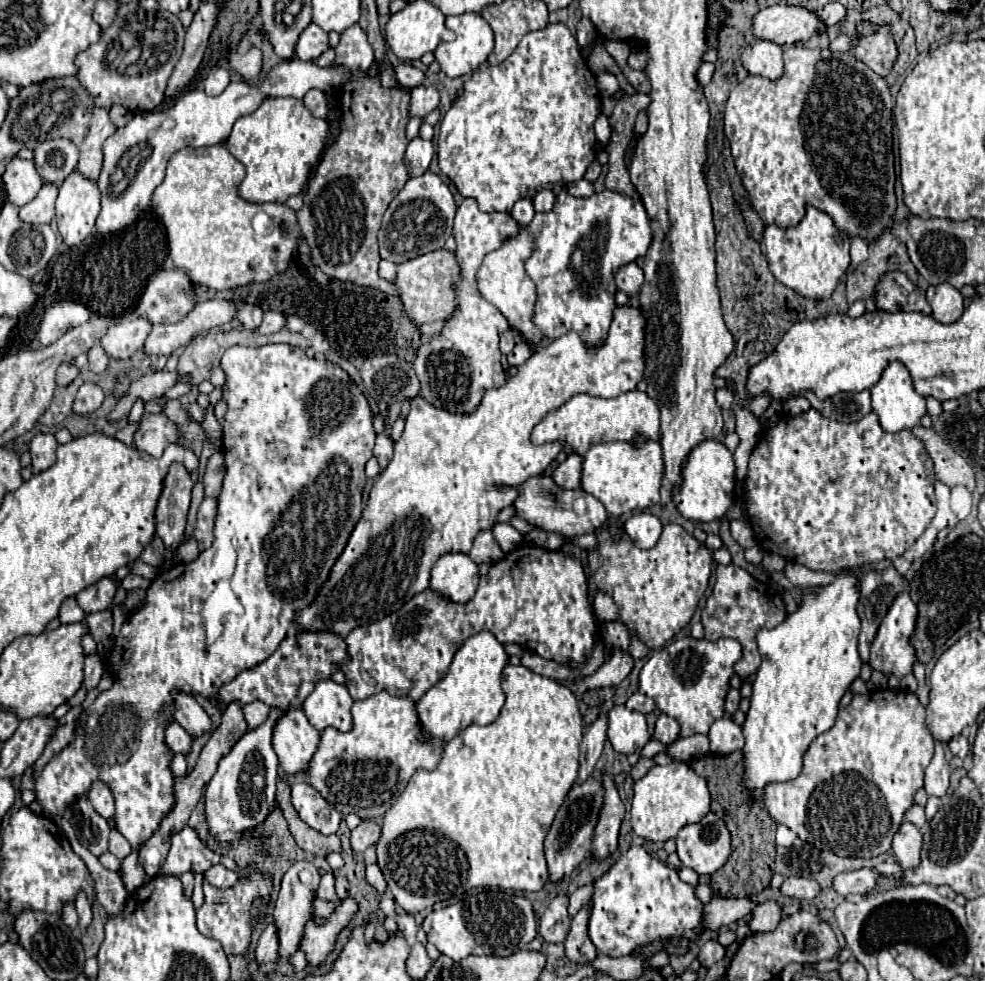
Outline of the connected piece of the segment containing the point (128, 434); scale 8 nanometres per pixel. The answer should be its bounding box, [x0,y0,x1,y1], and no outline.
[114,423,138,445]

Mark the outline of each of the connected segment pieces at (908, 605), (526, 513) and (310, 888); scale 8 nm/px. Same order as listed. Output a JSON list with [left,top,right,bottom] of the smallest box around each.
[[870,591,916,677],[514,475,610,537],[274,861,320,959]]

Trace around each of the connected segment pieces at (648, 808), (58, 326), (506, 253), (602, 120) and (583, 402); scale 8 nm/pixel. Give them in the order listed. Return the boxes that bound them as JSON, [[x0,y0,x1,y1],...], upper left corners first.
[[632,761,710,841],[38,301,90,347],[476,227,544,345],[594,115,610,145],[532,391,660,453]]

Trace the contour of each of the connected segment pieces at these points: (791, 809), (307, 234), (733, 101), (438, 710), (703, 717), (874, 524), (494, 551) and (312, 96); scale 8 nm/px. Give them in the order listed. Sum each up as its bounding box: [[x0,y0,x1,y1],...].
[[764,689,934,859],[298,23,410,295],[724,45,896,241],[416,631,508,741],[640,637,742,737],[746,409,936,571],[468,531,504,563],[304,89,328,117]]

